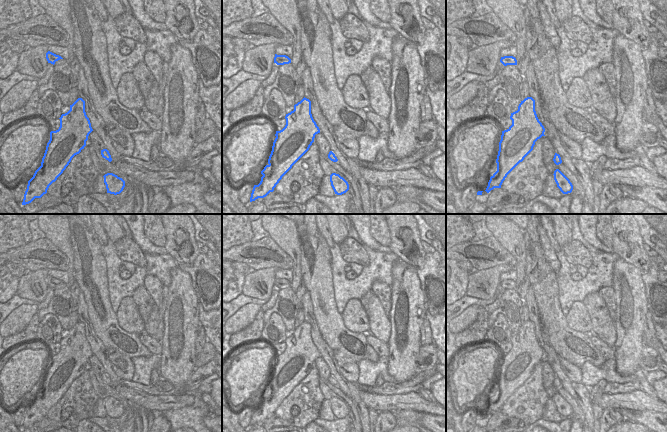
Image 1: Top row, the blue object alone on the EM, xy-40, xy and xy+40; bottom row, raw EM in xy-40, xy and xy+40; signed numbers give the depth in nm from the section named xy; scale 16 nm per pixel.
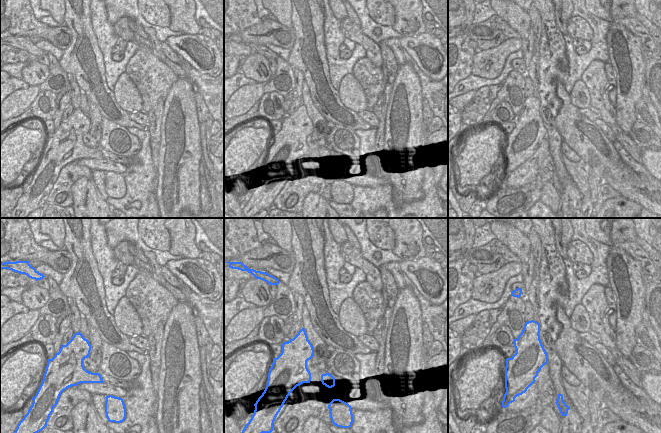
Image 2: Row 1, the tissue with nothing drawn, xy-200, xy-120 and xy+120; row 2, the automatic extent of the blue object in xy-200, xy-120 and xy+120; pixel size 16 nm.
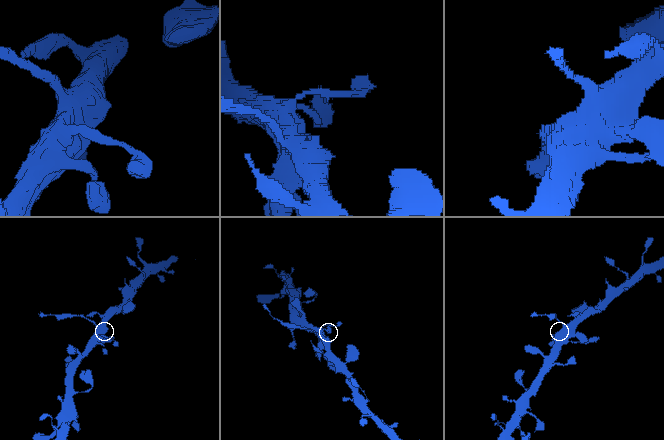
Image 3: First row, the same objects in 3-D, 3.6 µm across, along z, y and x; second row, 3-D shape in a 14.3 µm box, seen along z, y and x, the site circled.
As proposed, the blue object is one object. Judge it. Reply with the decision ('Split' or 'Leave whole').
Split.

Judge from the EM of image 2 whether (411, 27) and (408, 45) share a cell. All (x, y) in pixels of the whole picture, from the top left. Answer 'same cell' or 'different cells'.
different cells

